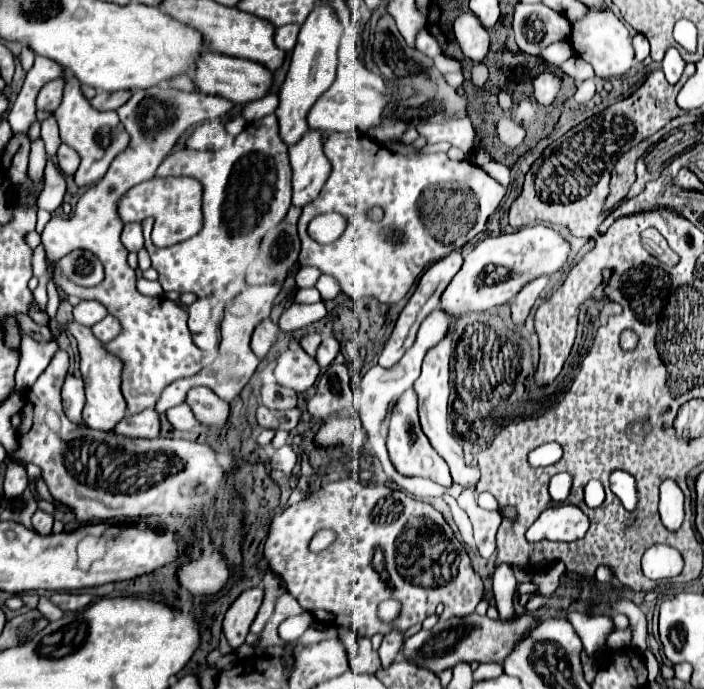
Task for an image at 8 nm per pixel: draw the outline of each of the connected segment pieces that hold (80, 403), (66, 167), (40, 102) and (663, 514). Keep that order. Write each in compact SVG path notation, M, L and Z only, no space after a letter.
M66 374L64 384L62 384L62 406L66 416L76 422L82 424L82 408L84 408L84 384L82 378L74 378L72 374Z
M62 144L58 148L58 168L64 176L74 176L74 172L78 170L78 164L80 164L80 156L66 144Z
M52 80L48 82L40 92L38 92L38 98L36 98L36 108L38 110L44 110L48 114L52 114L58 106L60 106L60 100L62 100L62 80Z
M666 480L660 486L660 518L668 530L678 530L684 520L684 494L676 482Z

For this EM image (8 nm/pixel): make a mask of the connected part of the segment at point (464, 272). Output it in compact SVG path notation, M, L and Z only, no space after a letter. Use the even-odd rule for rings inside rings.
M544 224L526 226L512 234L488 236L472 252L464 256L462 268L442 294L440 308L450 312L456 320L462 312L468 310L490 310L508 304L526 282L542 274L552 274L566 268L568 252L570 244L560 236L560 232ZM494 266L502 266L508 272L494 272Z

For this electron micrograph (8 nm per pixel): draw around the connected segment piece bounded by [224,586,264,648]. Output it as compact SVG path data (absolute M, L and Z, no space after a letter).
M260 586L244 590L234 600L230 610L226 612L224 634L226 634L226 640L228 640L230 648L238 648L246 640L246 634L250 630L252 620L256 618L256 612L262 604L262 598L264 598L264 590Z

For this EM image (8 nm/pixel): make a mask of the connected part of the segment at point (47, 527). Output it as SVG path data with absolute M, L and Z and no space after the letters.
M36 512L32 516L32 530L38 532L38 534L50 534L52 532L52 522L54 518L46 512Z

